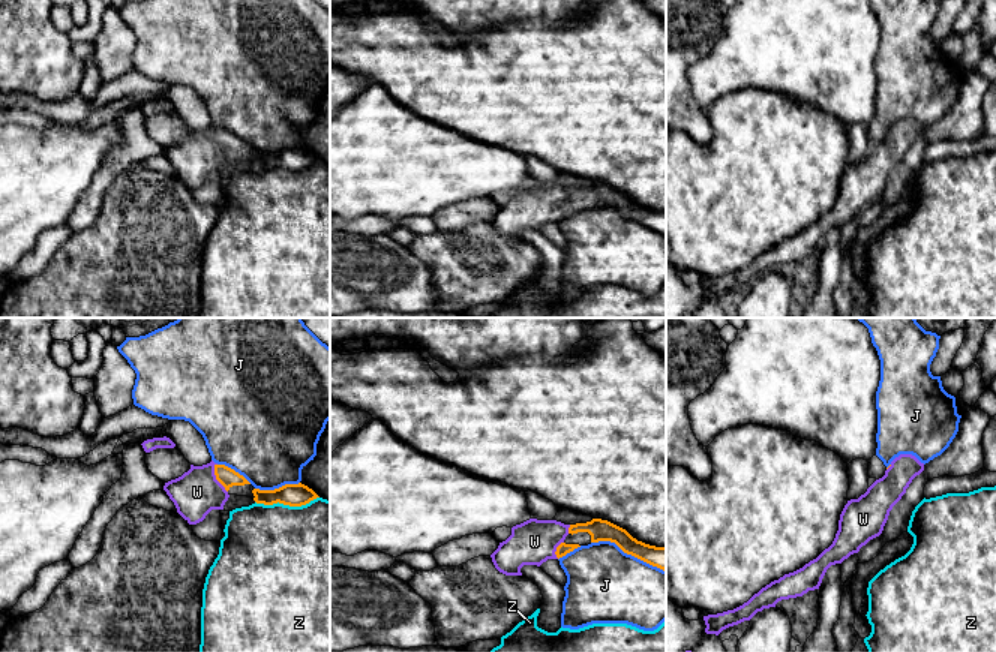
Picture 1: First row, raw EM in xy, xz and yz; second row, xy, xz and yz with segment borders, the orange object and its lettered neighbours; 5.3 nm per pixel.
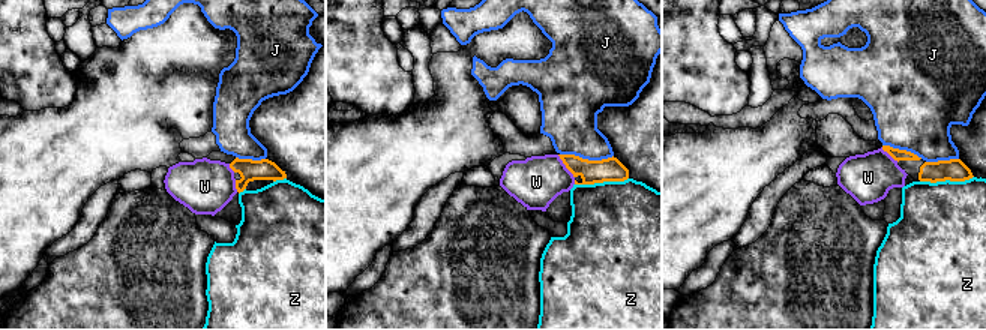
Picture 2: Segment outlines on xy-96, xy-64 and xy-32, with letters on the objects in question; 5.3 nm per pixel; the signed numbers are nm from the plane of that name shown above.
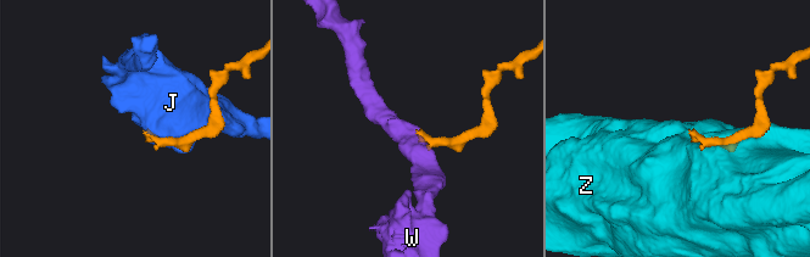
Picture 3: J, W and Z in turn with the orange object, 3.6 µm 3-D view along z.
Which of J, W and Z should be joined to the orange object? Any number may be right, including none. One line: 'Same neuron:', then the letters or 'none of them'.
Same neuron: W

